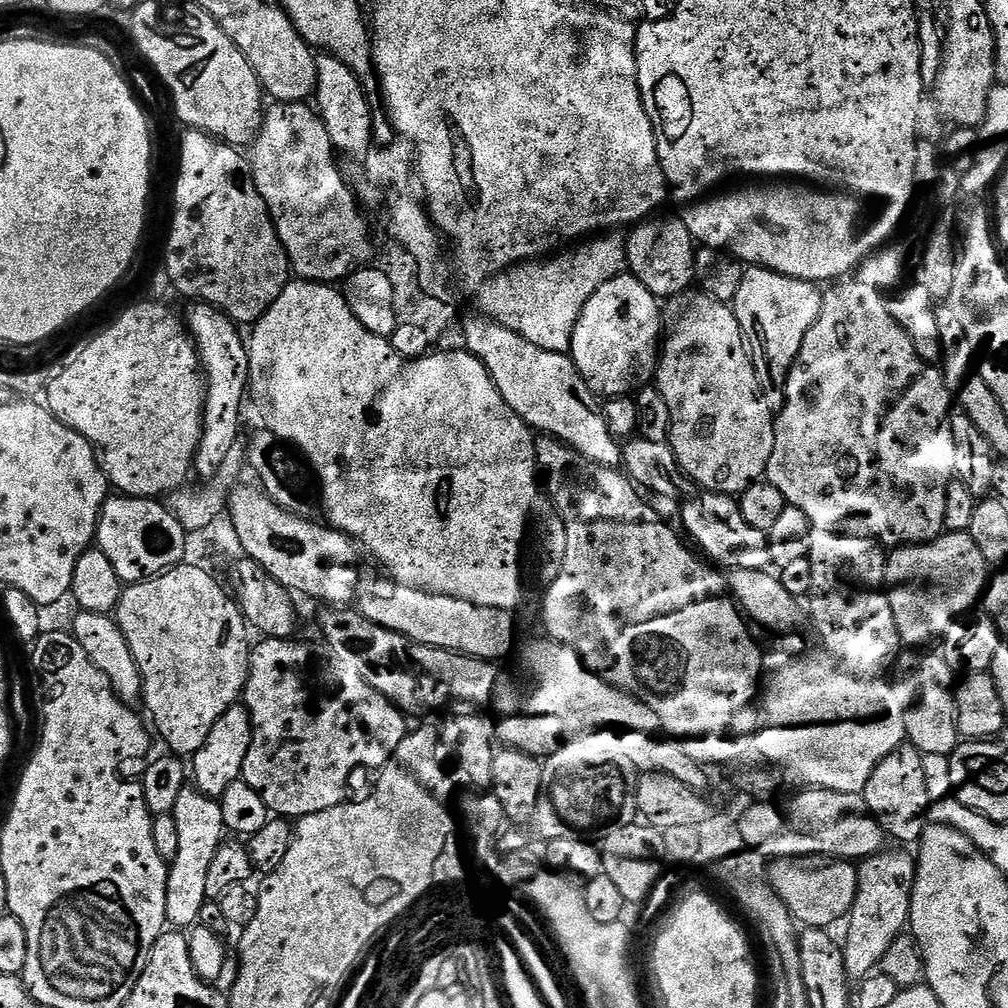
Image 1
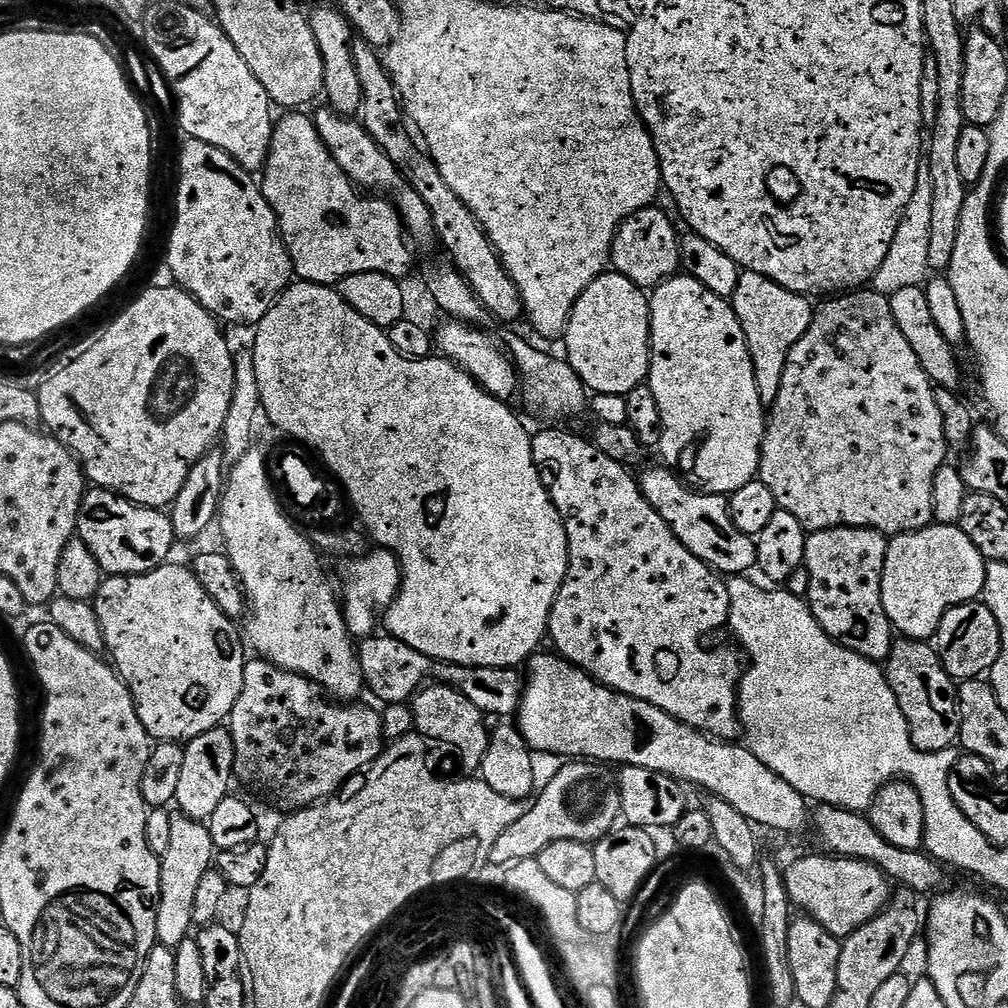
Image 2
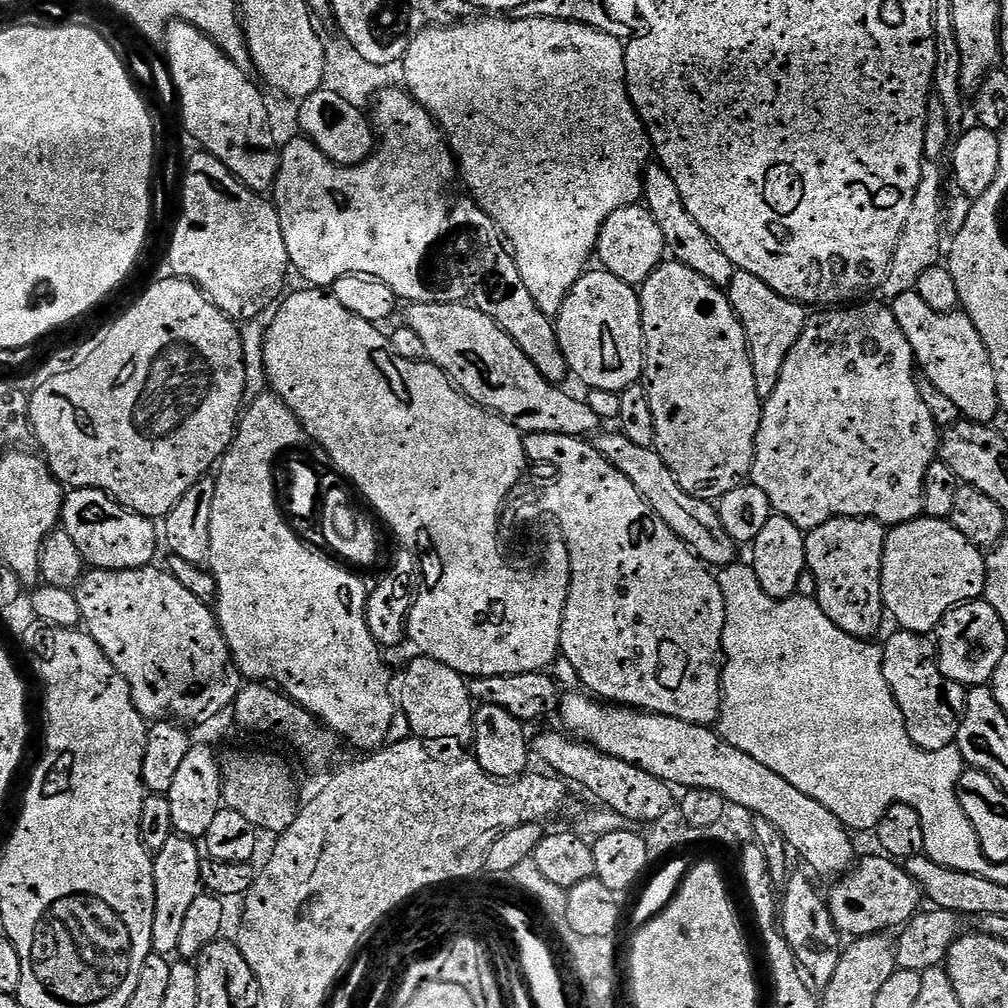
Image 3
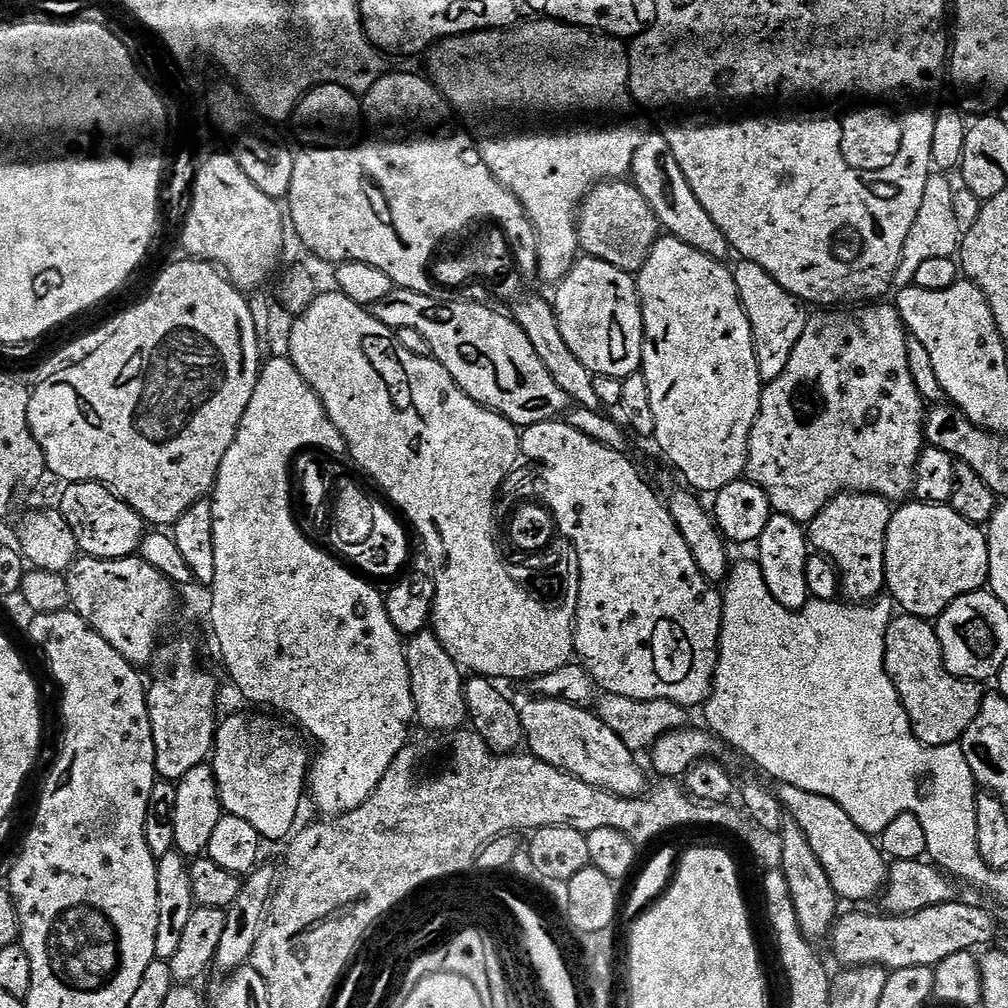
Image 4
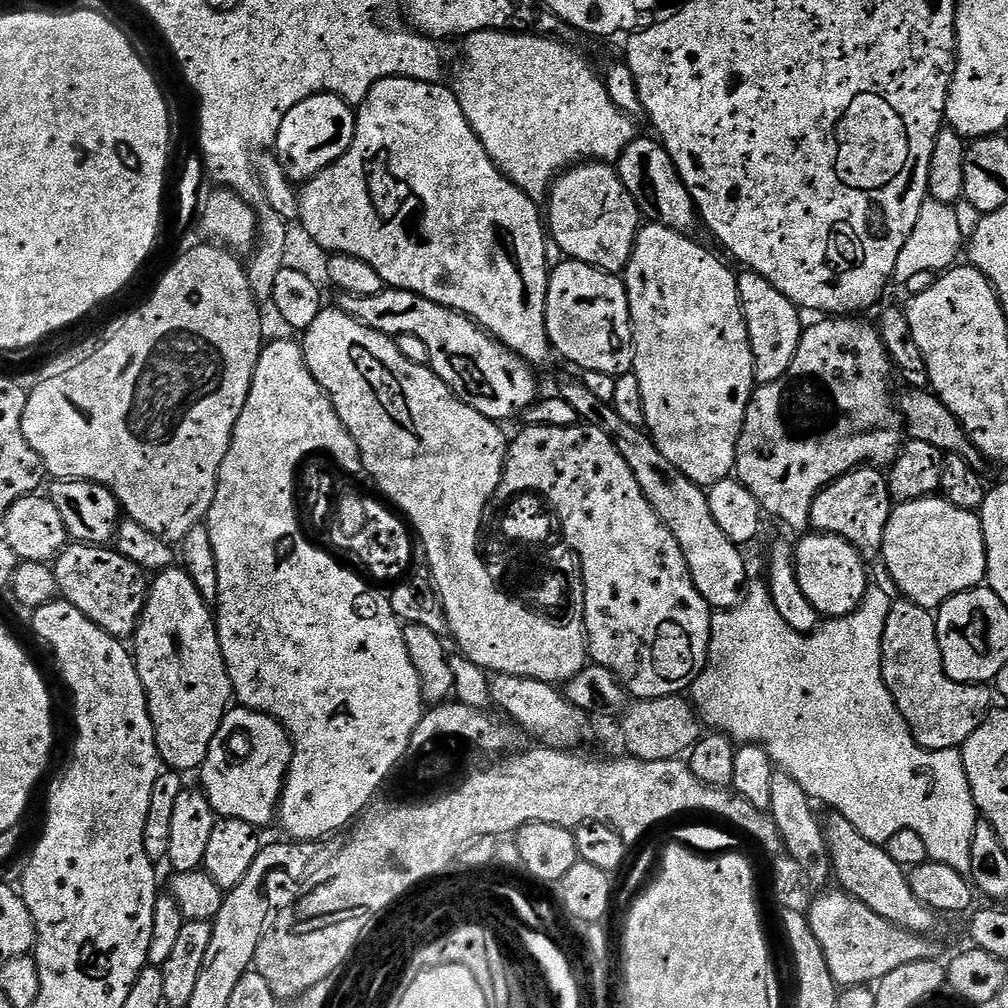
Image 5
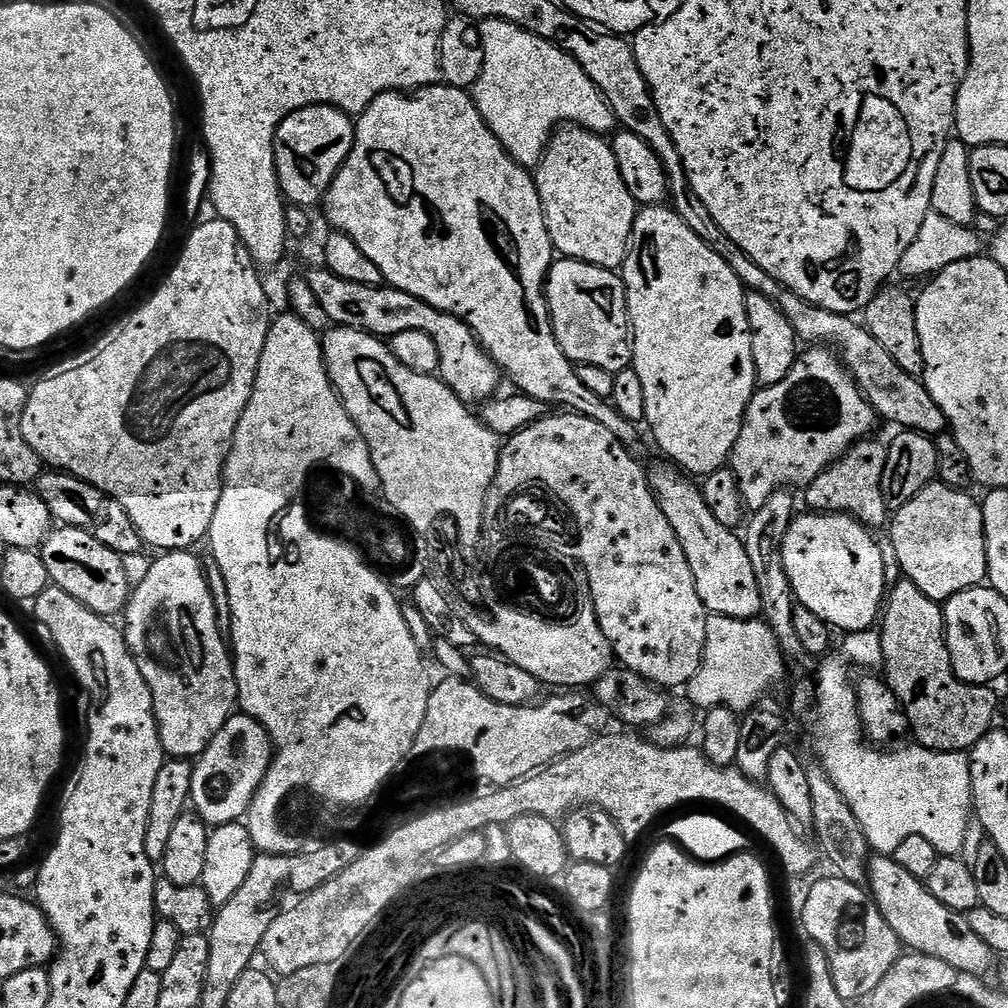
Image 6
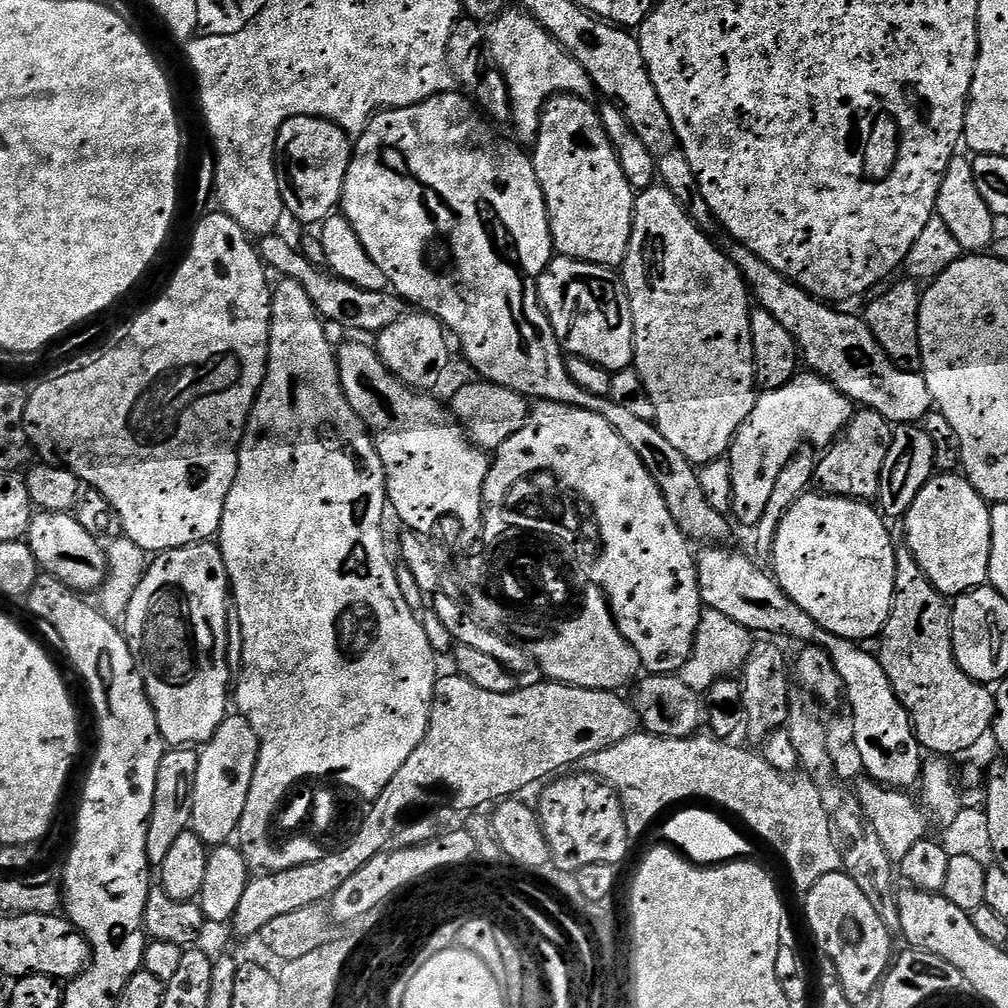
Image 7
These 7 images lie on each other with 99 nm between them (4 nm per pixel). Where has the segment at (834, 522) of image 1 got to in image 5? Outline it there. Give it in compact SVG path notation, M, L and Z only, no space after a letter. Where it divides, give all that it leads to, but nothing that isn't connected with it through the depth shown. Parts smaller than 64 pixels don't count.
M820 318L817 324L809 323L804 329L804 336L800 339L800 345L798 346L798 354L794 354L794 362L790 366L790 370L786 370L786 374L782 378L778 378L774 382L769 384L762 384L757 387L756 391L752 394L752 400L748 403L748 413L744 419L744 428L740 431L740 441L736 447L736 467L734 469L735 475L738 477L741 484L746 485L752 493L756 495L756 500L759 502L761 509L765 513L768 512L772 516L777 516L784 524L789 524L794 531L804 534L809 531L810 521L812 519L812 503L814 498L822 491L828 484L834 483L838 478L842 478L846 473L851 472L854 468L862 468L865 466L888 466L895 461L896 457L900 455L902 445L906 440L906 425L901 417L900 409L897 401L894 399L894 392L892 396L892 368L894 369L894 361L889 353L888 345L885 344L883 335L875 323L867 324L866 321L860 320L864 318Z

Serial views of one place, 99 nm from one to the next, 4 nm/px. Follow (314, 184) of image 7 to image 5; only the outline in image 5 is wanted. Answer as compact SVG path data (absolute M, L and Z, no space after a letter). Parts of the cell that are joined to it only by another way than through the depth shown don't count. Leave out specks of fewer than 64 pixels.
M329 92L298 102L298 106L294 106L294 110L282 118L274 145L275 155L284 173L293 182L307 182L323 168L328 168L335 160L342 158L356 137L356 117L353 105Z

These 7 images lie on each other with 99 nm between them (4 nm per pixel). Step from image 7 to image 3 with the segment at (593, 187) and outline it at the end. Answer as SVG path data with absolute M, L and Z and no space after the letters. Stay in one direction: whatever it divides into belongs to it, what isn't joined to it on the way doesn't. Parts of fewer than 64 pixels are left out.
M643 203L631 204L620 210L614 210L600 231L596 243L595 255L600 256L603 271L614 274L614 278L622 278L622 282L639 286L658 267L665 263L666 245L662 226L654 218L654 214Z

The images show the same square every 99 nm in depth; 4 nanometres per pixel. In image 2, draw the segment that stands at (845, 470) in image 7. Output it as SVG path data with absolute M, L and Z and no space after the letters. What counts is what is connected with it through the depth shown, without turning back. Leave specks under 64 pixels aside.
M827 528L811 533L804 541L804 563L810 574L810 586L806 597L814 618L824 633L842 646L865 656L867 660L887 661L892 653L894 629L882 606L882 570L886 562L889 537L873 528Z

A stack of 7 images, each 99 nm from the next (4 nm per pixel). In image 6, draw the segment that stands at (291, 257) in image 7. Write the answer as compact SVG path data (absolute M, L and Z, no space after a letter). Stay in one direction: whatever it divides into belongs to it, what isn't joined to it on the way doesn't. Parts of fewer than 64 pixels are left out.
M316 266L312 269L307 272L306 279L333 325L362 329L381 338L391 338L406 332L426 333L438 348L440 378L461 400L487 402L501 391L502 369L481 346L472 327L457 316L446 315L421 299L391 286L354 283L338 278L327 268L320 270Z

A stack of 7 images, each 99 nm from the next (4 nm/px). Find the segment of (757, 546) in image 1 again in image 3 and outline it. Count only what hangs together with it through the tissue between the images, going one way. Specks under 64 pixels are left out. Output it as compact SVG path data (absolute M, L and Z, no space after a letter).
M619 430L607 432L601 431L595 437L594 443L605 458L620 468L630 482L650 502L650 506L674 530L674 534L680 537L705 565L723 566L725 564L737 563L738 545L733 536L726 530L726 526L720 517L720 509L715 503L707 500L699 500L696 496L691 496L686 490L680 488L680 483L676 480L676 475L666 466L666 462L656 451L655 447L647 448L638 446L635 442L630 442L624 433Z

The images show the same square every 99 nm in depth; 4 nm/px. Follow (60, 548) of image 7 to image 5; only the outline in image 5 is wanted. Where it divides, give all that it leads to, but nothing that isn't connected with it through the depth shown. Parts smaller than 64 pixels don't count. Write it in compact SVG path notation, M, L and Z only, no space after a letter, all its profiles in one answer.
M79 542L69 543L56 557L54 567L59 595L82 610L90 622L117 638L131 637L135 633L148 602L150 584L144 569L111 547Z

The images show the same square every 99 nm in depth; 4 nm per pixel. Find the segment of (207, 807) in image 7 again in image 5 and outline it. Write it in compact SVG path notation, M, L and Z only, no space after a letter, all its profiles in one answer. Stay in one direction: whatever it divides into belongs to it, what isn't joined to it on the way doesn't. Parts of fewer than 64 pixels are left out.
M243 706L233 707L220 723L218 734L211 742L207 757L201 764L202 790L219 817L244 821L263 828L277 819L284 781L287 779L294 752L295 747L286 727L272 716Z

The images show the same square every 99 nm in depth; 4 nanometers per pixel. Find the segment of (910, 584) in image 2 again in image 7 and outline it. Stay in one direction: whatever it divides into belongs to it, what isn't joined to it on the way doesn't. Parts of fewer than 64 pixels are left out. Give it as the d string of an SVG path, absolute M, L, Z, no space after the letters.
M936 474L922 486L918 498L910 506L908 515L903 517L904 536L909 550L914 554L918 566L930 578L930 582L945 598L957 598L974 588L989 583L988 567L992 549L992 510L988 501L983 500L974 486L960 474Z

